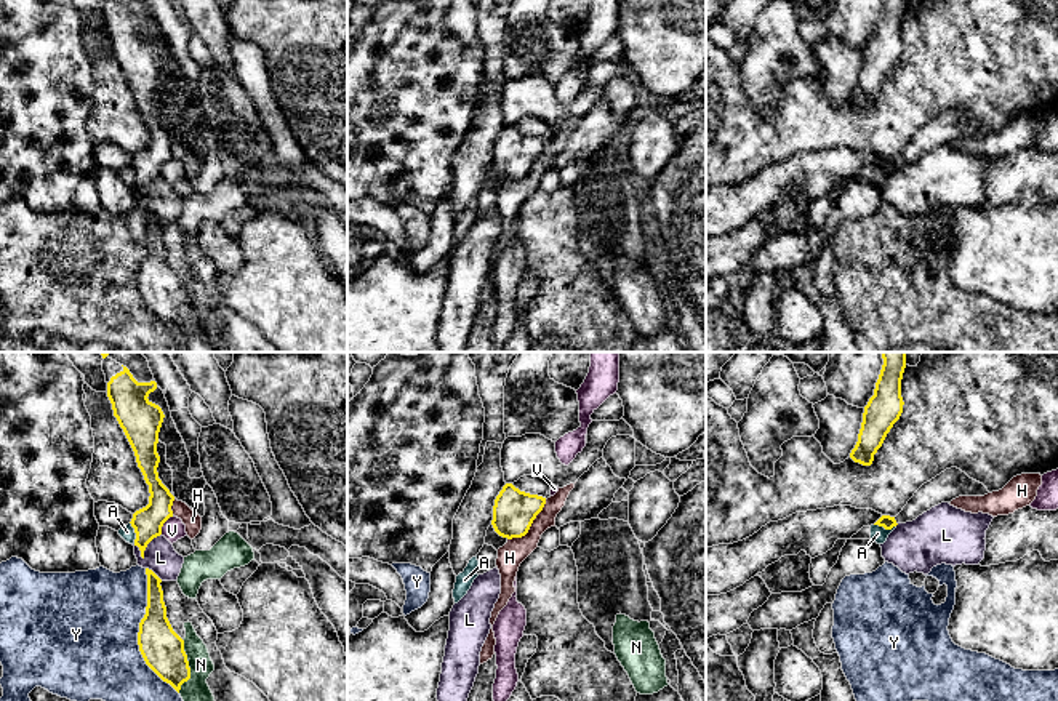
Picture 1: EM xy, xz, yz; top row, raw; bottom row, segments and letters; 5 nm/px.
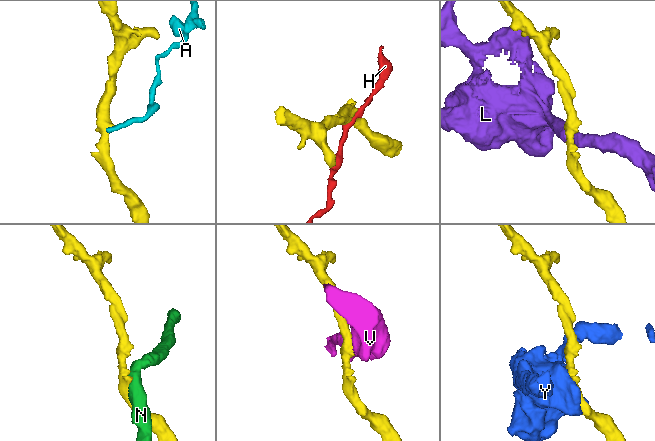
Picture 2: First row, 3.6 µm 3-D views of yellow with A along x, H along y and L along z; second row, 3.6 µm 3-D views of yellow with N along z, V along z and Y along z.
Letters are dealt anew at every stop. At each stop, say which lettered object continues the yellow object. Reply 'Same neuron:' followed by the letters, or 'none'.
Same neuron: none

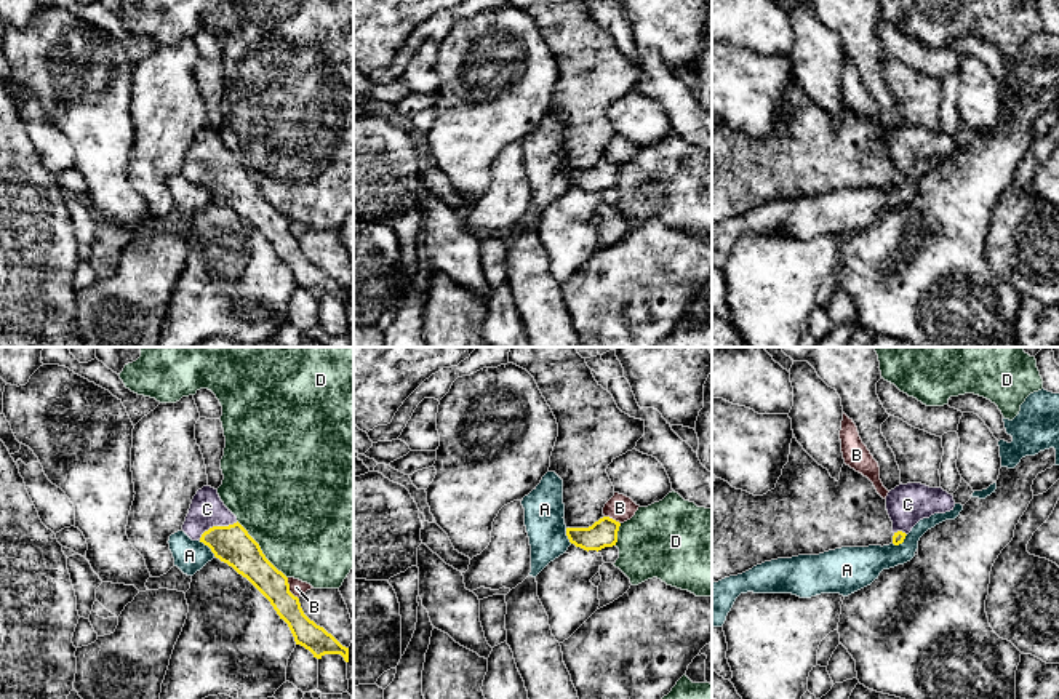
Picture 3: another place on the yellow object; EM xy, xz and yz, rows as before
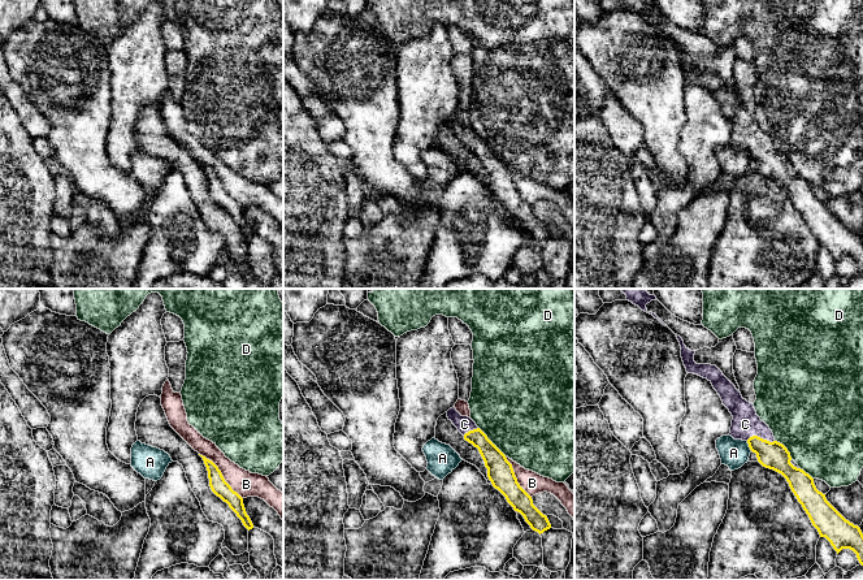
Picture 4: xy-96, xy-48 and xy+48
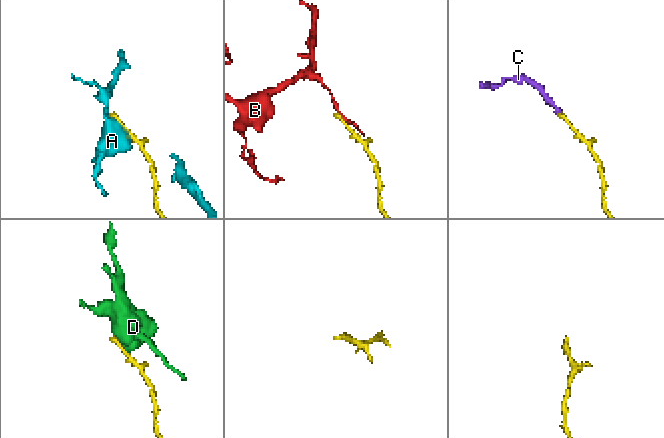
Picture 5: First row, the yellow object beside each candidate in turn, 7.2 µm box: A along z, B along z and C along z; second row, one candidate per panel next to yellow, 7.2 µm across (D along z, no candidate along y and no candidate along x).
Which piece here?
Same neuron: C

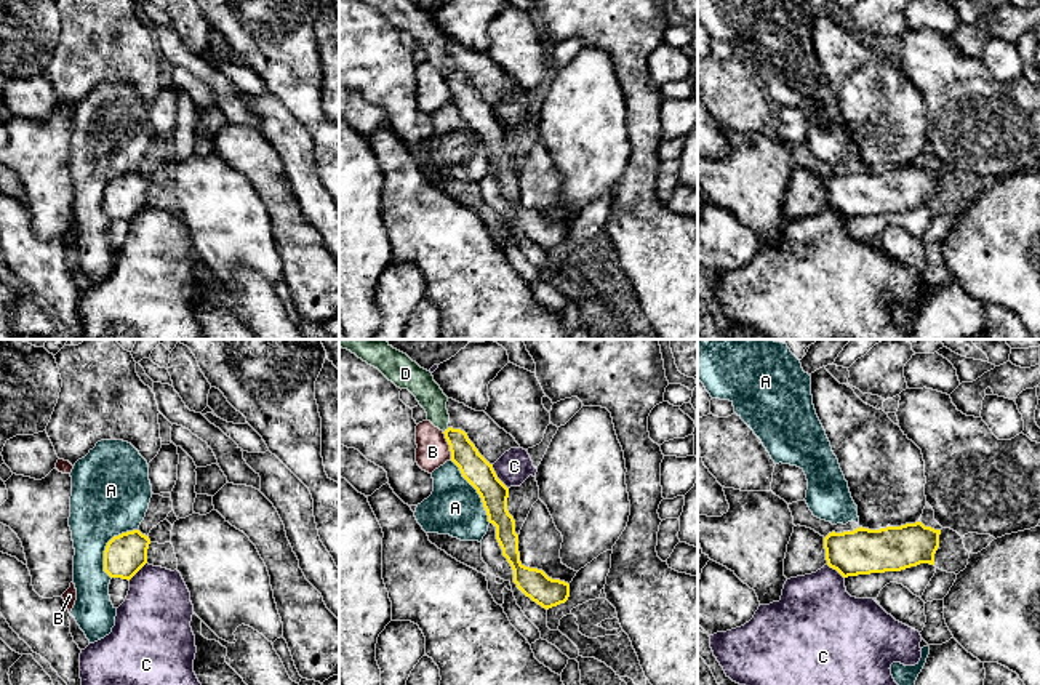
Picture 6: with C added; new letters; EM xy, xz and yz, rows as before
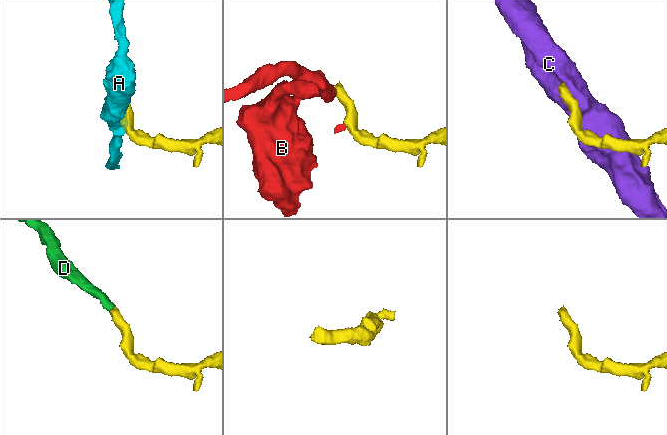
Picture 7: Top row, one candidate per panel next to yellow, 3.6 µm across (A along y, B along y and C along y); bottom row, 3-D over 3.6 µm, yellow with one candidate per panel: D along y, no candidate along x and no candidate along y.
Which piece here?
Same neuron: D

